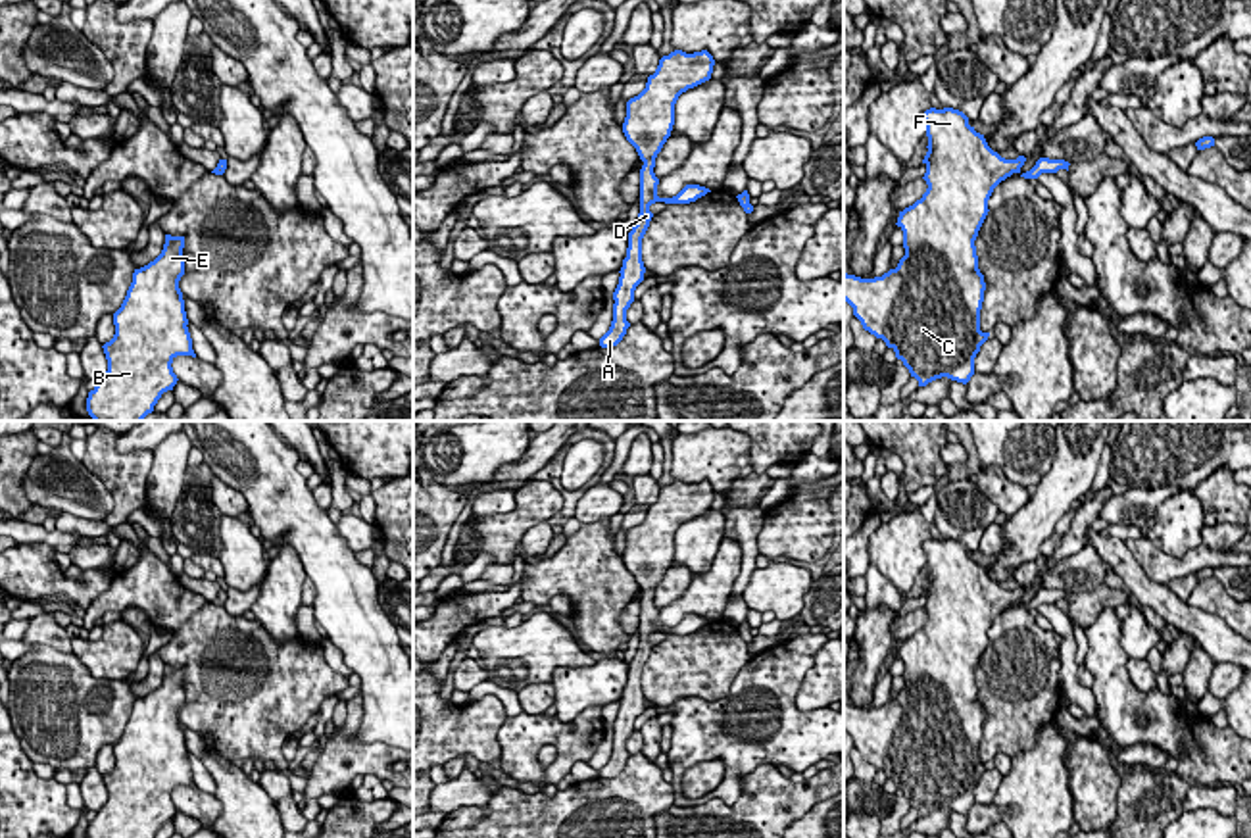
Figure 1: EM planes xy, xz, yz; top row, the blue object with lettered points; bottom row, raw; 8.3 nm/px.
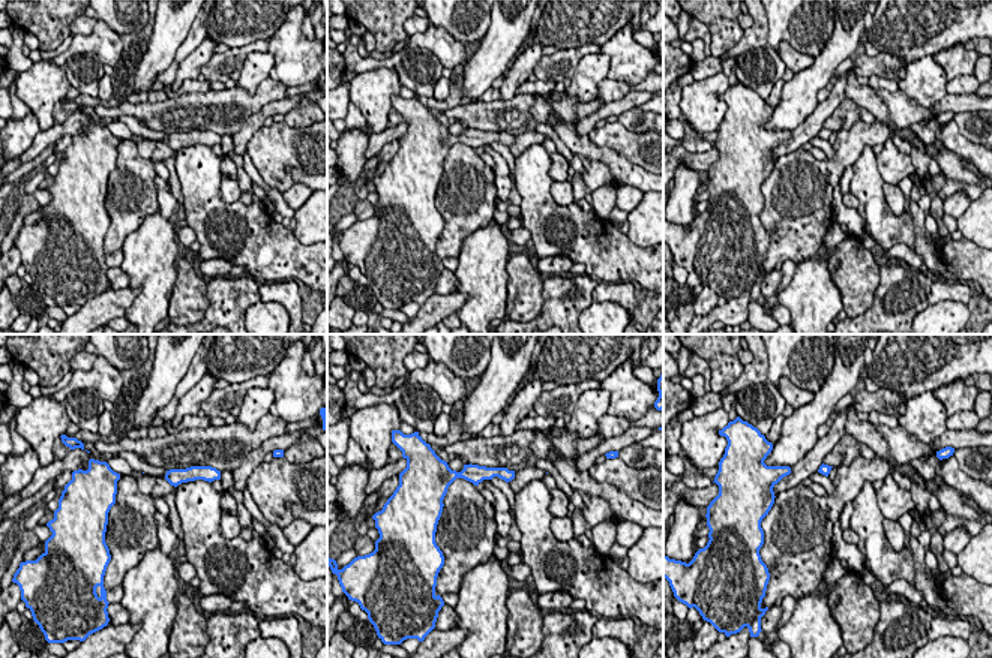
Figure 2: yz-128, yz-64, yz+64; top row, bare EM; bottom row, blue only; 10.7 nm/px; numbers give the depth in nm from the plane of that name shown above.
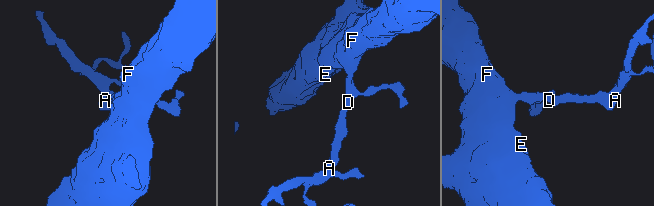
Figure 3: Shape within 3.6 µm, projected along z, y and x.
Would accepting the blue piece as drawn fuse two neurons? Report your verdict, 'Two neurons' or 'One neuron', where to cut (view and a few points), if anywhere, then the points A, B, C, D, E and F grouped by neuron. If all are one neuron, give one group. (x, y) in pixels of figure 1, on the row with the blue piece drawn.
One neuron. No split. Groups: A B C D E F

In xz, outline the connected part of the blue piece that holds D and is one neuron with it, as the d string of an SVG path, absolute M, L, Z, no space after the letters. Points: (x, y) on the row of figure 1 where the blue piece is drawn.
M675 50L659 60L653 75L648 77L646 88L626 102L626 117L623 133L636 148L644 161L640 169L640 213L636 225L628 233L626 258L623 259L619 284L613 292L613 321L609 331L600 338L601 348L617 346L630 323L626 309L634 302L634 290L644 281L642 238L650 227L653 213L650 206L690 204L711 192L699 185L686 185L673 198L659 198L659 179L653 173L655 158L671 136L675 125L675 104L682 92L711 79L715 60L707 50L686 54Z

